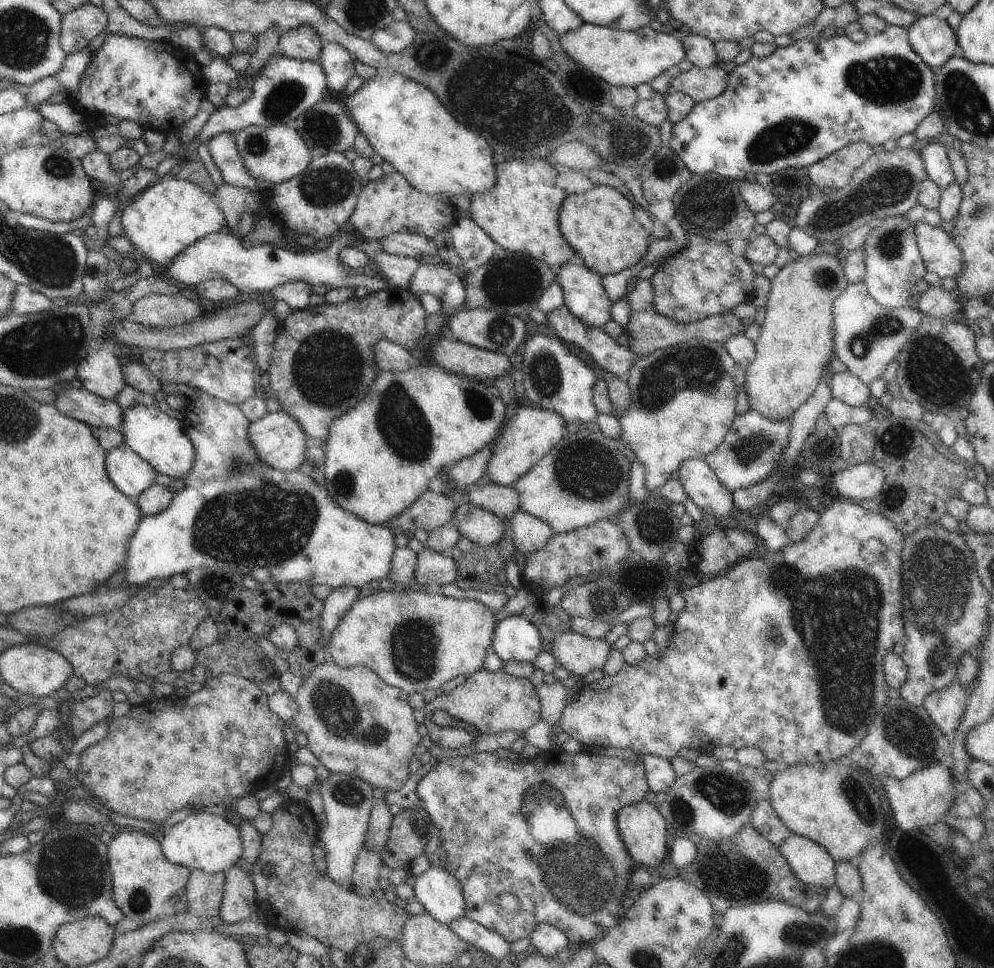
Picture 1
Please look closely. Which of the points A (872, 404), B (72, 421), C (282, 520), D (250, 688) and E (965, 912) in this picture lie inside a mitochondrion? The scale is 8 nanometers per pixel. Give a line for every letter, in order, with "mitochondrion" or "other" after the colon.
A: other
B: other
C: mitochondrion
D: other
E: other

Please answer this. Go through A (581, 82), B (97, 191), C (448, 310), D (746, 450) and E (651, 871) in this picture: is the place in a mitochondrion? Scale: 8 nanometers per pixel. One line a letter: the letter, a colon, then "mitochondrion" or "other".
A: other
B: other
C: other
D: mitochondrion
E: other

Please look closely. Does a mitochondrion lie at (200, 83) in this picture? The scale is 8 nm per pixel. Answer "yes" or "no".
no

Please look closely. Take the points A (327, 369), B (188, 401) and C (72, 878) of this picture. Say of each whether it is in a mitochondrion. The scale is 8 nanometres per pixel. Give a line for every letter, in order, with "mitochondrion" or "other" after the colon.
A: mitochondrion
B: other
C: mitochondrion

